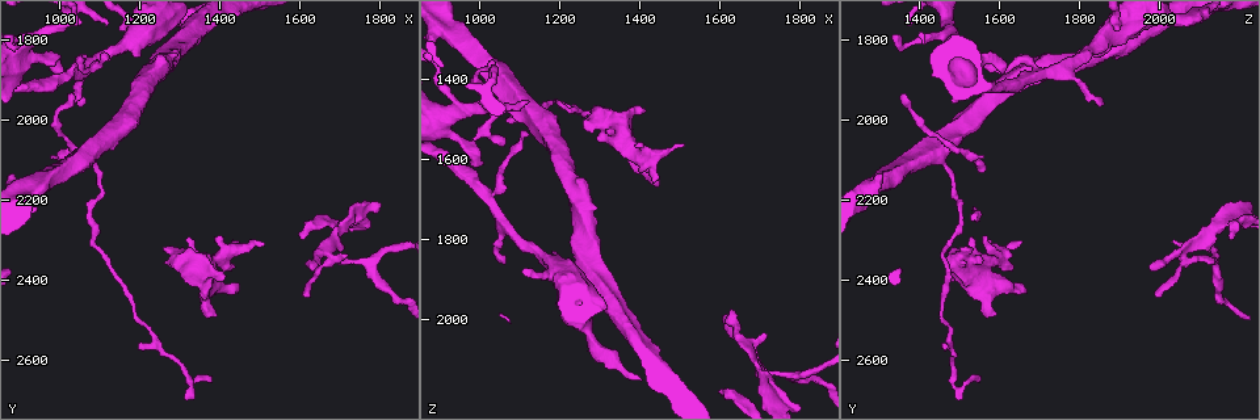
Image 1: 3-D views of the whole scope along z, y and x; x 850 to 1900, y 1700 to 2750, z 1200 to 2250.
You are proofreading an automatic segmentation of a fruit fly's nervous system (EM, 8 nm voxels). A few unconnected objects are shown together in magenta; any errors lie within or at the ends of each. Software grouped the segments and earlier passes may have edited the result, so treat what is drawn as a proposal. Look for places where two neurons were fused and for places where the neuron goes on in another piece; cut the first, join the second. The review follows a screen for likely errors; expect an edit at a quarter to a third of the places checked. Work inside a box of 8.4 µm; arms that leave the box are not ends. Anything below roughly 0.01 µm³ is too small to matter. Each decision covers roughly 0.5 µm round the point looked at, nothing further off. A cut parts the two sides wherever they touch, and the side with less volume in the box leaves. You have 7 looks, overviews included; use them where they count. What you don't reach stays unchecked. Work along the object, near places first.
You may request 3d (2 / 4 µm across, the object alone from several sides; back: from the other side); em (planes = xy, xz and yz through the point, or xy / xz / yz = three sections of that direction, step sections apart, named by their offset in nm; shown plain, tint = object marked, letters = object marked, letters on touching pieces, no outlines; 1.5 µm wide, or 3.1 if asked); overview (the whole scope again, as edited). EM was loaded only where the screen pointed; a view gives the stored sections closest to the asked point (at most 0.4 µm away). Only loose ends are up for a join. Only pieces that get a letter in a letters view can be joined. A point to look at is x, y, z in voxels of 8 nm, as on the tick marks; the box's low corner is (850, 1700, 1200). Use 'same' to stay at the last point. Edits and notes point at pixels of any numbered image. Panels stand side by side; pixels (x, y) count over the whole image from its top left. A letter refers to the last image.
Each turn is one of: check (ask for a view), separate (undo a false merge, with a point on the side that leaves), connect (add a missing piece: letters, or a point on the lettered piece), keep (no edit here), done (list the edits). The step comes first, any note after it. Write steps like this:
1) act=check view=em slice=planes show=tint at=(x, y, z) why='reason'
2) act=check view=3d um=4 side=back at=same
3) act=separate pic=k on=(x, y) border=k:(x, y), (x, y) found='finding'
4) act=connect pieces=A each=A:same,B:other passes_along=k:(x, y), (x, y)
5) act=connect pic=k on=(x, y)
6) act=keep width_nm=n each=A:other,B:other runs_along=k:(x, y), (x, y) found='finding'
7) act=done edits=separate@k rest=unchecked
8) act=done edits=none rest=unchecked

act=check view=3d um=2 at=(1600, 2300, 2170) why='thin end'

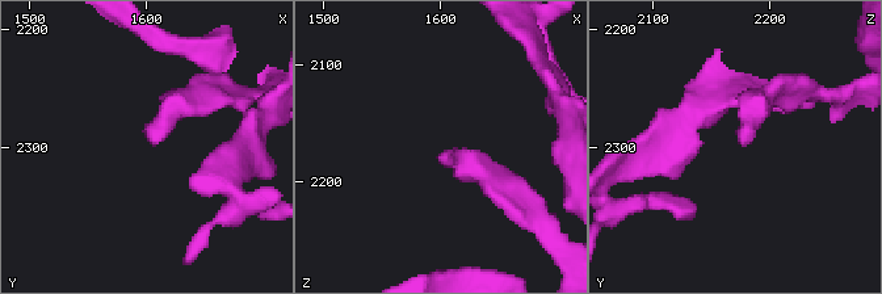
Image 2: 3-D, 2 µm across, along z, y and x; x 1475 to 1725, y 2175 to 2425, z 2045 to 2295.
act=check view=em slice=planes show=letters at=(1602, 2294, 2178)

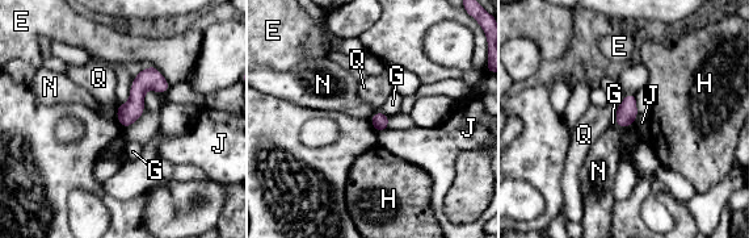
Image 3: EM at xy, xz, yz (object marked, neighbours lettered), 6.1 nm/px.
act=keep width_nm=100 each=E:other,G:other,H:other,J:other,N:other,Q:other border=3:(116, 109), (116, 117), (125, 129) found='none of them fits'

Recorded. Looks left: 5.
act=check view=3d um=4 at=(1510, 2305, 1565) why='an open end'

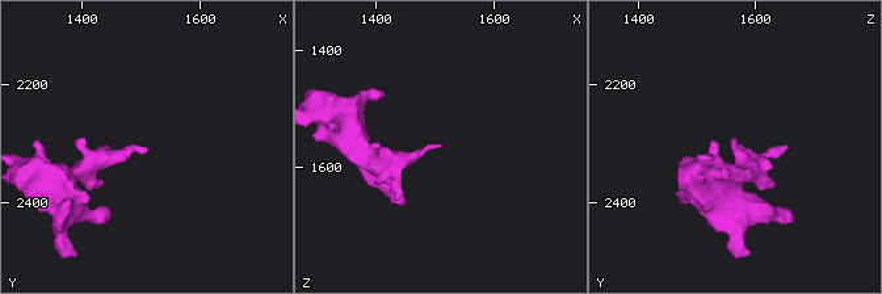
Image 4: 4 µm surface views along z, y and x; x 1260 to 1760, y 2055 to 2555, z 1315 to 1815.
act=check view=em slice=planes show=letters at=(1510, 2310, 1560) why='now the EM'

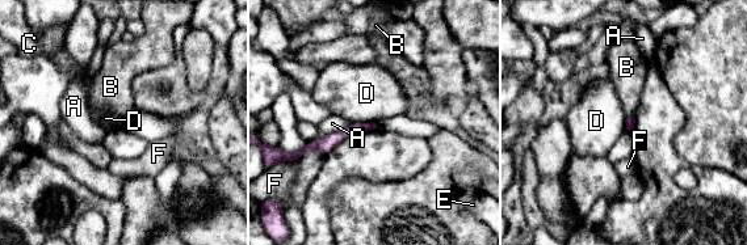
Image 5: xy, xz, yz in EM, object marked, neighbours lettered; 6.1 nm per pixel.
act=keep each=A:other,B:other,C:other,D:other,E:other,F:other runs_along=5:(370, 126), (309, 147) found='no lettered piece goes on from it'

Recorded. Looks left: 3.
act=check view=3d um=4 at=(1265, 2325, 1520) why='an open end'

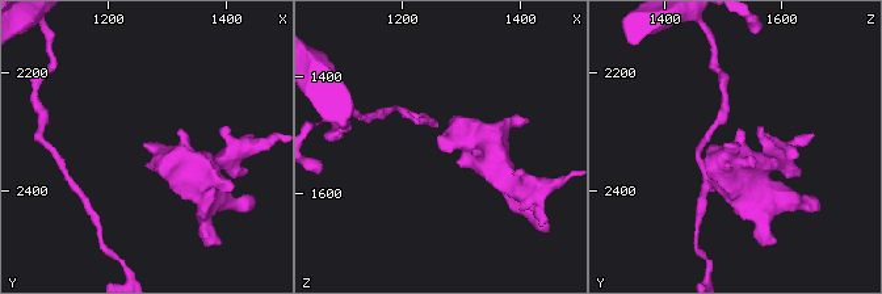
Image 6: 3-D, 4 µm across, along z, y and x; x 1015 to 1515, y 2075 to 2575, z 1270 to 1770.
act=check view=em slice=xy step=4 show=letters at=(1260, 2325, 1520)

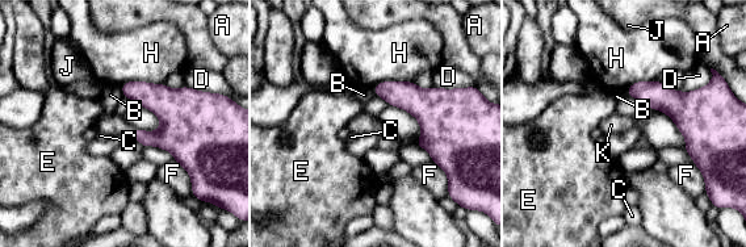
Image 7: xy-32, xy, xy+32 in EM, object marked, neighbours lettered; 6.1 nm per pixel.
act=connect pic=7 on=(112, 125) longest_contact=H:280nm each=A:other,B:other,C:other,D:other,E:other,F:other,H:other,J:other,K:same passes_along=7:(171, 135), (130, 132), (112, 125) found='the neuron continues'

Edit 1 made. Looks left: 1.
act=done edits=connect@7 rest=unchecked

